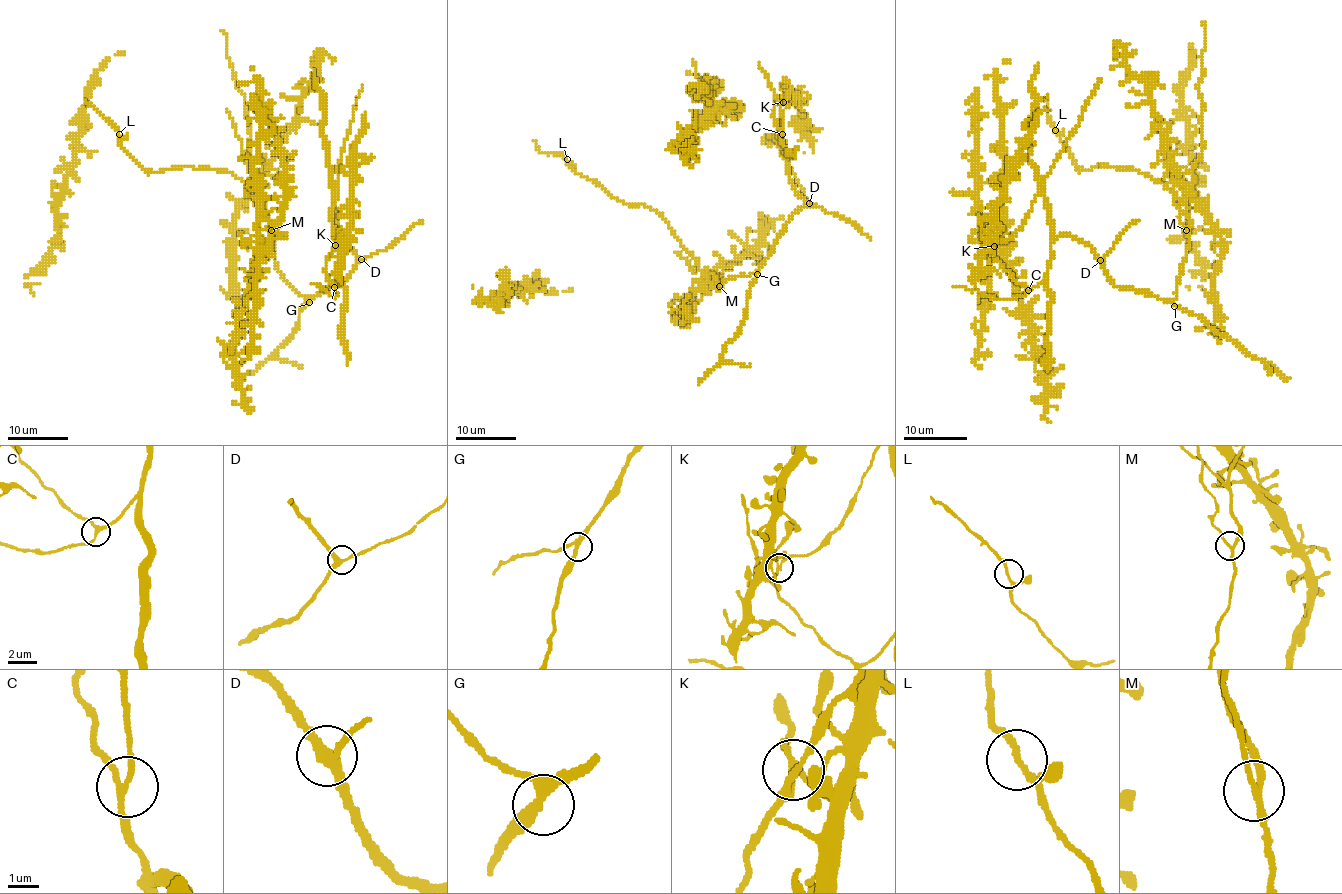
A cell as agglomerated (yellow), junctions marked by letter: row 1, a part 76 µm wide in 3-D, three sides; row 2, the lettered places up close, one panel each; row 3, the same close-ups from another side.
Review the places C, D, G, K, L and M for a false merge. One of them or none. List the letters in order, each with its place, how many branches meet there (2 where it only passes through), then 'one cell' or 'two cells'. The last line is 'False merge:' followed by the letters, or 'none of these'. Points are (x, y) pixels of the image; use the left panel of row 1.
C: place (334, 287); branches 3; one cell
D: place (361, 259); branches 3; one cell
G: place (309, 302); branches 3; one cell
K: place (335, 245); branches 3; one cell
L: place (119, 134); branches 3; one cell
M: place (271, 230); branches 3; two cells
False merge: M

